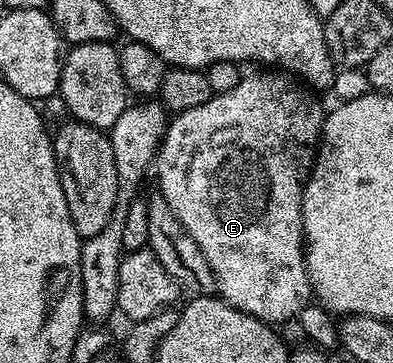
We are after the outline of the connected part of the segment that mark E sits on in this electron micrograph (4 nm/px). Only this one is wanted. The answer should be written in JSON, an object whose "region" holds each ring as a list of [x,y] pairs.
{"region":[[[270,73],[274,75],[247,74],[236,85],[236,89],[229,93],[211,94],[204,105],[196,105],[196,109],[179,111],[169,120],[166,135],[162,139],[161,147],[156,158],[156,171],[158,169],[158,183],[160,194],[166,198],[168,205],[180,217],[184,229],[200,245],[204,257],[208,257],[208,265],[212,265],[214,276],[218,282],[217,294],[226,302],[231,303],[238,311],[261,319],[263,323],[279,325],[285,319],[297,320],[301,310],[311,302],[312,292],[310,278],[306,272],[306,252],[302,237],[302,191],[306,188],[306,176],[314,168],[314,156],[318,154],[318,145],[322,137],[322,120],[324,110],[318,104],[313,90],[307,89],[297,78],[286,73]]]}

